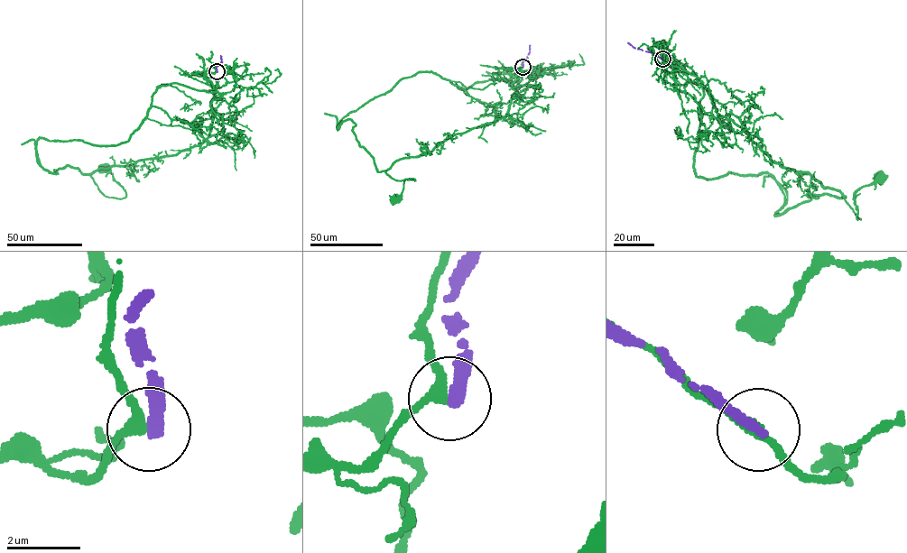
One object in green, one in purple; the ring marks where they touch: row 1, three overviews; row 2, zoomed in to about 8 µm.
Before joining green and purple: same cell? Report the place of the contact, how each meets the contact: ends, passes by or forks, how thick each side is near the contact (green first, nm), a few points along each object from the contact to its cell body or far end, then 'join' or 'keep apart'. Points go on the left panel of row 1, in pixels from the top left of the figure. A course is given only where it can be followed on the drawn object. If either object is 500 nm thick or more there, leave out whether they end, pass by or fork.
place (217, 71); green passes by; purple ends; calibres 260 and 360 nm; course green (217, 72), (205, 77), (214, 96), (203, 142), (95, 170), (105, 196), (124, 198), (105, 168); course purple (217, 72), (216, 67), (222, 61), (220, 55); keep apart

